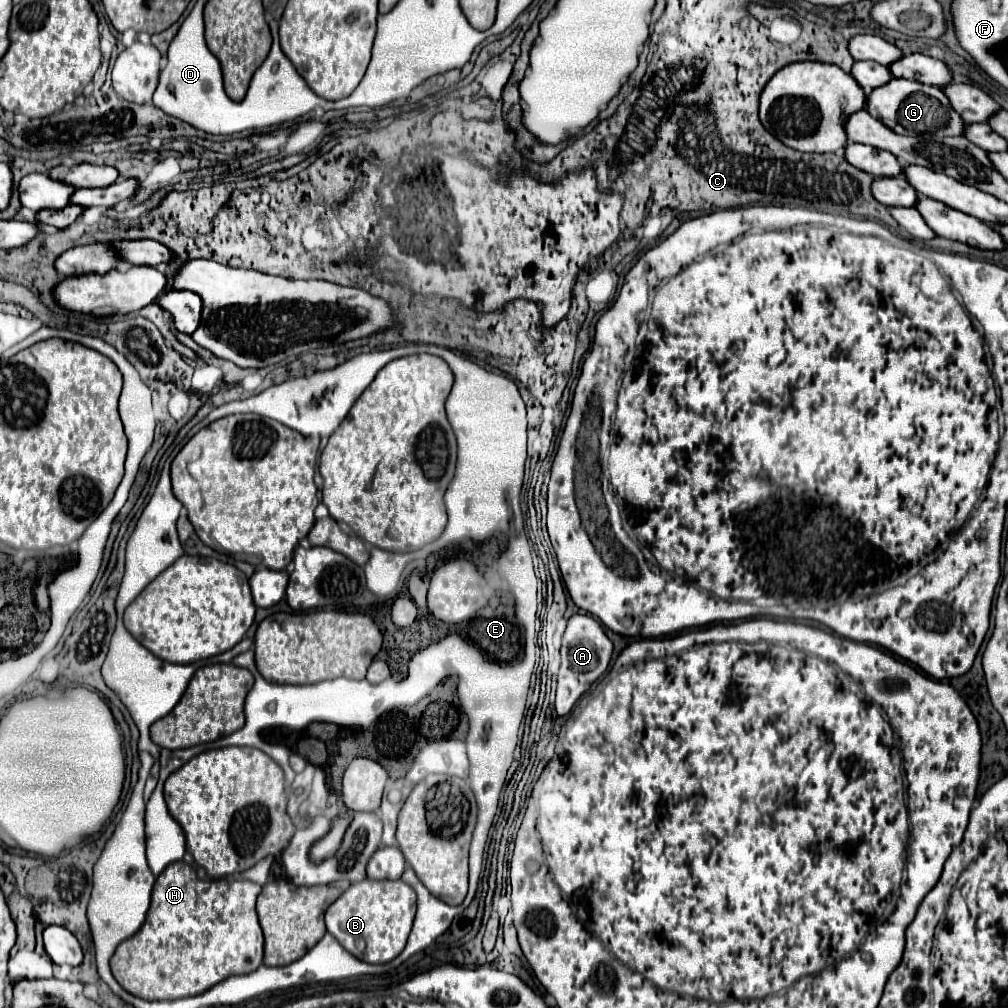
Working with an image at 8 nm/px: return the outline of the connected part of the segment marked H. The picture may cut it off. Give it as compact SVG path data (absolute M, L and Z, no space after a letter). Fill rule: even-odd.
M170 864L156 878L146 922L112 956L114 978L144 1000L174 1000L198 996L228 976L254 972L264 960L264 938L254 908L260 890L262 886L250 880L201 880L188 864Z

